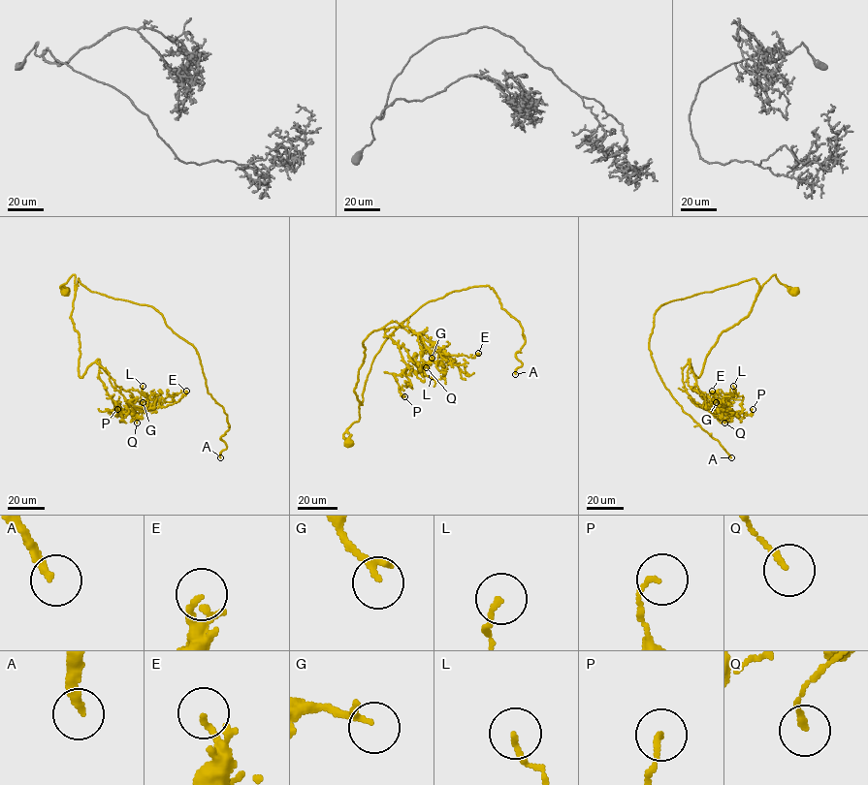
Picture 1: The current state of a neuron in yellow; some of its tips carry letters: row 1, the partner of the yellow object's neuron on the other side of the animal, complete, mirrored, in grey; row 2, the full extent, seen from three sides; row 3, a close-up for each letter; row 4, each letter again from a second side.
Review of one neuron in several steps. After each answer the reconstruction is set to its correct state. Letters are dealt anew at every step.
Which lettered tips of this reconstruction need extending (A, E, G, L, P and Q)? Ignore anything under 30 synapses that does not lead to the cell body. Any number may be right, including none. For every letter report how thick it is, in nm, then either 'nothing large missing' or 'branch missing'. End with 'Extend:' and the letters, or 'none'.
A: 240 nm | branch missing
E: 170 nm | nothing large missing
G: 200 nm | branch missing
L: 130 nm | nothing large missing
P: 120 nm | nothing large missing
Q: 150 nm | nothing large missing
Extend: A, G

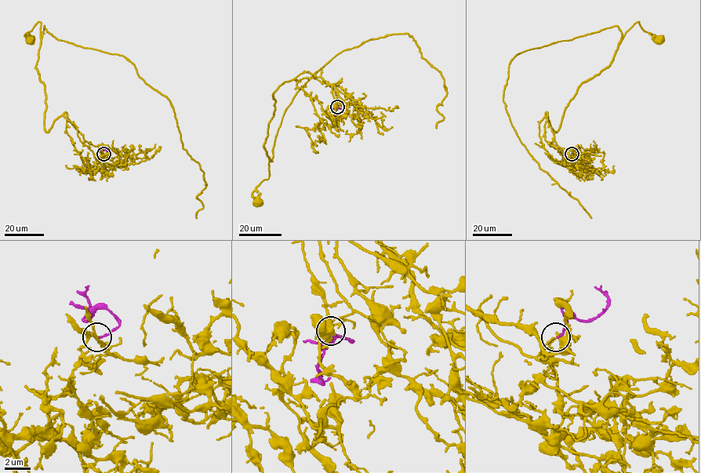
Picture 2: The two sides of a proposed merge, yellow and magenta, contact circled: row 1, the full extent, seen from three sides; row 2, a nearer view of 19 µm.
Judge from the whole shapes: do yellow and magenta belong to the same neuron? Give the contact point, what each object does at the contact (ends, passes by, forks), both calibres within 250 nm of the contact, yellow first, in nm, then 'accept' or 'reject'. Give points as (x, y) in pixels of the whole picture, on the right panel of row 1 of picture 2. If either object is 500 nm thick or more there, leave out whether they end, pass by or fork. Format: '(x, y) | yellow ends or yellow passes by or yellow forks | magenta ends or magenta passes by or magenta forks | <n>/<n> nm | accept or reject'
(572, 154) | yellow ends | magenta ends | 170/110 nm | reject

